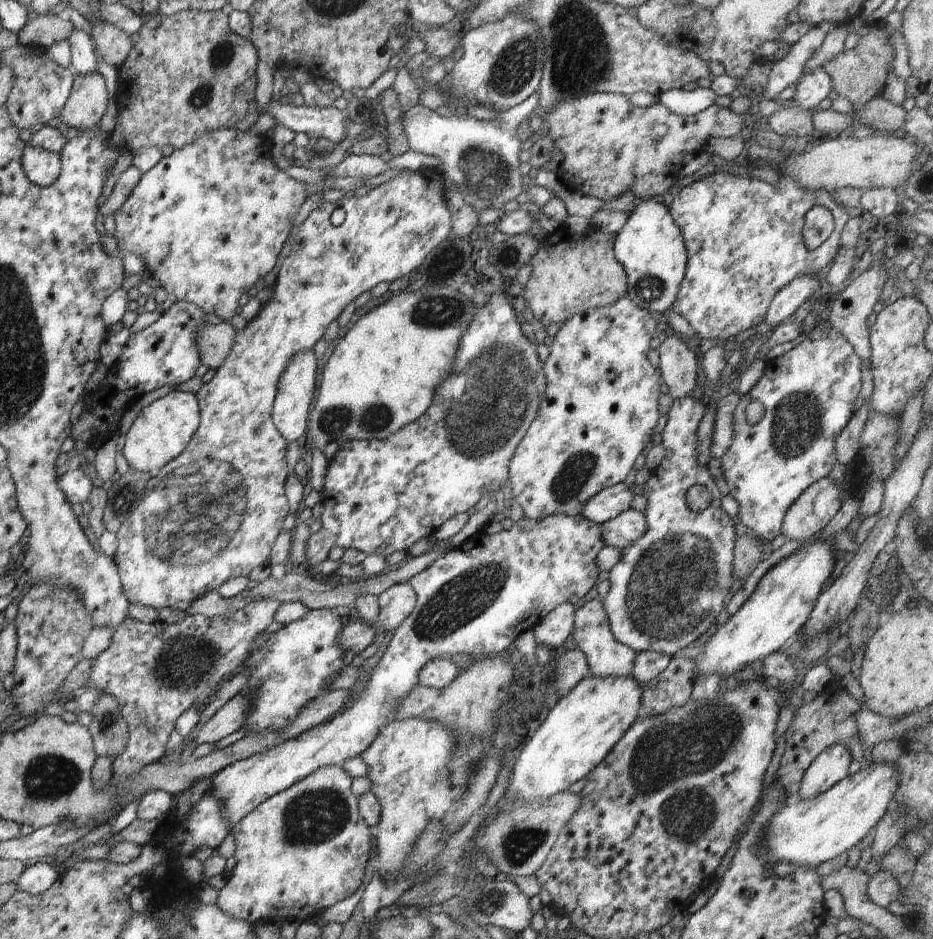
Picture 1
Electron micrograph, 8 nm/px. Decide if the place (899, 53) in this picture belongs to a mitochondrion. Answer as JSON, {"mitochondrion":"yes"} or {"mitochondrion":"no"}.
{"mitochondrion":"no"}

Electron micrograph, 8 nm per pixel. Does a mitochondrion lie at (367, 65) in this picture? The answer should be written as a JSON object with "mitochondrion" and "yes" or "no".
{"mitochondrion":"no"}

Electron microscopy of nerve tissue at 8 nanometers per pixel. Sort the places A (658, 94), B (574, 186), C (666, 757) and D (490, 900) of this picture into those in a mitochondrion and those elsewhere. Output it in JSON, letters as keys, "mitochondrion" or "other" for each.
{"A":"other","B":"other","C":"mitochondrion","D":"mitochondrion"}

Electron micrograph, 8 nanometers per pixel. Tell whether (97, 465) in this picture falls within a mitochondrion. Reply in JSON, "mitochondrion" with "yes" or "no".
{"mitochondrion":"no"}

